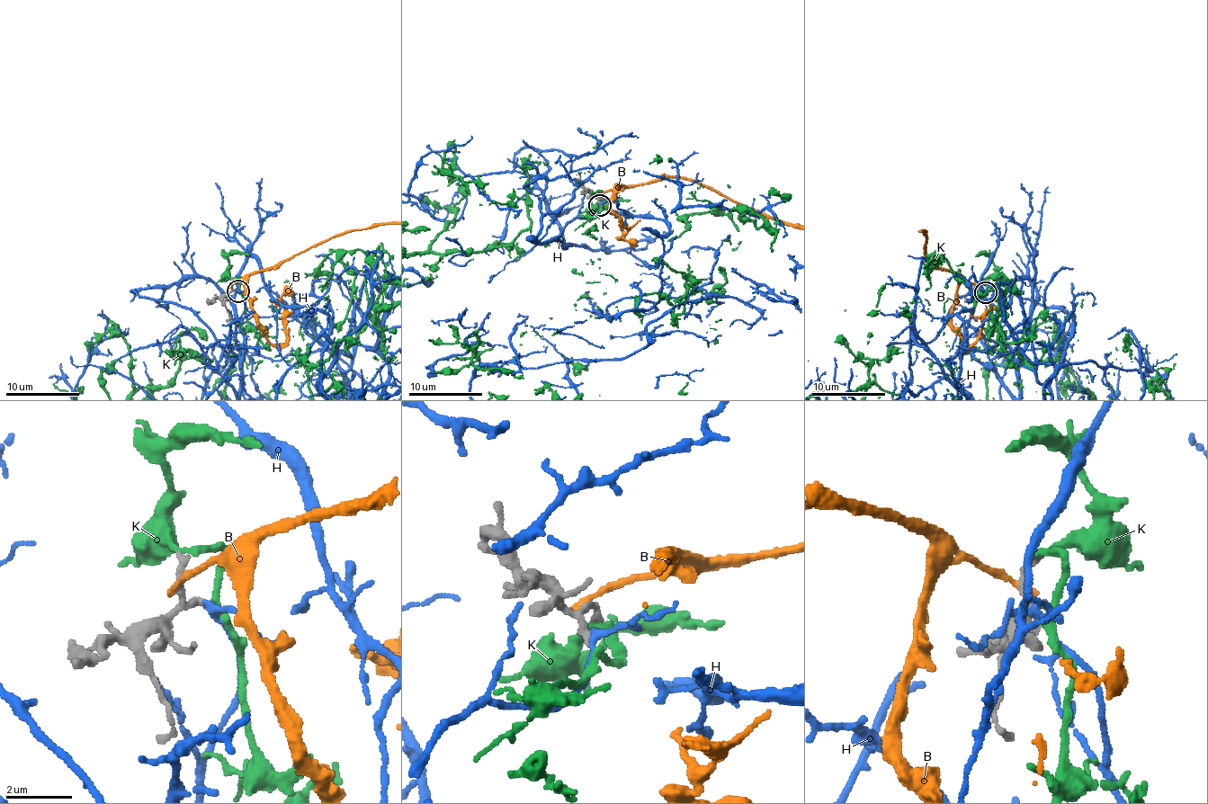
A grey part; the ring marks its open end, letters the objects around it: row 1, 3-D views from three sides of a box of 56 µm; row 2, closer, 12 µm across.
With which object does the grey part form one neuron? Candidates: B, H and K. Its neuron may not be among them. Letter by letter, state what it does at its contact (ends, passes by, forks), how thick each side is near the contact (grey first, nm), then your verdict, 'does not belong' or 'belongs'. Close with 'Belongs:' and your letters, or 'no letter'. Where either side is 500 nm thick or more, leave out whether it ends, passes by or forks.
B: it ends; calibres 200 and 180 nm; does not belong
H: it passes by; calibres 160 and 160 nm; does not belong
K: it passes by; calibres 150 and 200 nm; does not belong
Belongs: no letter

